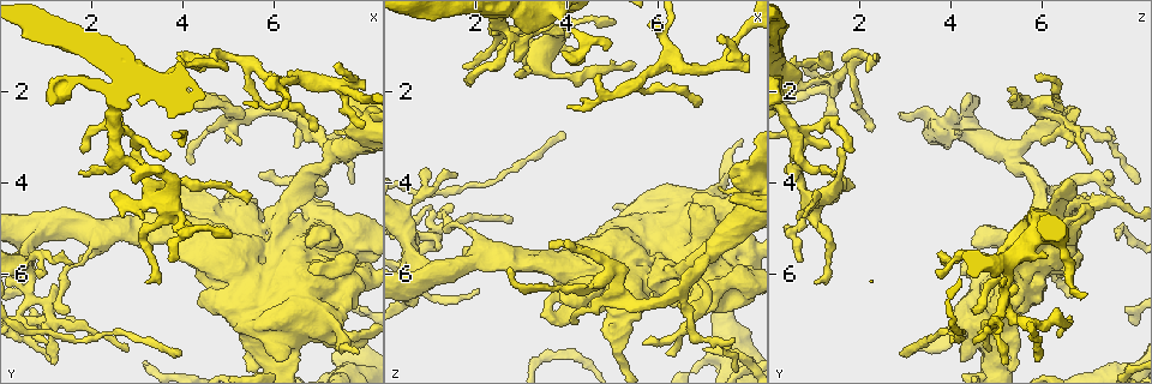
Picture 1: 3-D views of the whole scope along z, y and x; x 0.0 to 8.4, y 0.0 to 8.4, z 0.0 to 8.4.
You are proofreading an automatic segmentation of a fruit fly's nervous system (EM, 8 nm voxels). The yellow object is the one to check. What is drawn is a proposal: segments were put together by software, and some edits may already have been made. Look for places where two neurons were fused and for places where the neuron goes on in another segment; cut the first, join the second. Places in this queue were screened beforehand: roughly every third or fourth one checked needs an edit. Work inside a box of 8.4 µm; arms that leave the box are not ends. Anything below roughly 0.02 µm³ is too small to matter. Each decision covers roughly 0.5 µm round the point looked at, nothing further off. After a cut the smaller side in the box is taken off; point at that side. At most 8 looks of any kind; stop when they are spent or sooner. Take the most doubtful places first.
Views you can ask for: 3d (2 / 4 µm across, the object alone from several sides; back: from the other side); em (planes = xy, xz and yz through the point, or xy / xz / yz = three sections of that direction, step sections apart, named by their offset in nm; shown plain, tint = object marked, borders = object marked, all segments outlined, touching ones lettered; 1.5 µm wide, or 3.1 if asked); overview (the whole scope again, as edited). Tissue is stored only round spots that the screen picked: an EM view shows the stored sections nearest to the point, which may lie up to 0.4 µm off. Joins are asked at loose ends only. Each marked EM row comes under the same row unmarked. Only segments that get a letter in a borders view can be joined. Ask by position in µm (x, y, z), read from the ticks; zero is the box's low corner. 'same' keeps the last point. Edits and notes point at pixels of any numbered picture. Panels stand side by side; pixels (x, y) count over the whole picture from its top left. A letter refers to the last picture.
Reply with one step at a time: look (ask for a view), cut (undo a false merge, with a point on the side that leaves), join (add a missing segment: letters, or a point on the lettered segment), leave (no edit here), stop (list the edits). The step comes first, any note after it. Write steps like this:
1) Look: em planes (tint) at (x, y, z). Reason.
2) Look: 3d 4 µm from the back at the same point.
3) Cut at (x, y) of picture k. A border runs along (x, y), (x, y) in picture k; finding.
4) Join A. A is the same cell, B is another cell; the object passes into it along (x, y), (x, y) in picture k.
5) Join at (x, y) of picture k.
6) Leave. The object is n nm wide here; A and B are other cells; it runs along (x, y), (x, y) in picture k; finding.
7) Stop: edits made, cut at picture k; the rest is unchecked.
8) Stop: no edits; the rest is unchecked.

Look: 3d 4 µm from the back at (4.00, 1.25, 2.35). An open end.

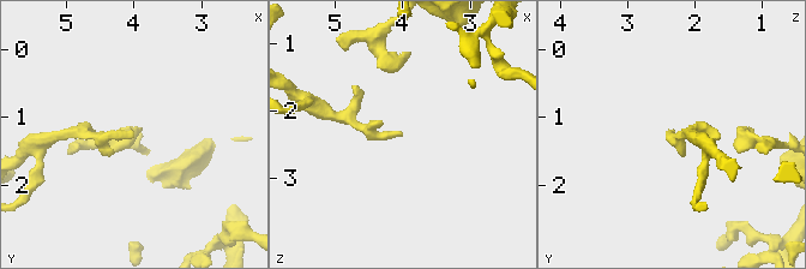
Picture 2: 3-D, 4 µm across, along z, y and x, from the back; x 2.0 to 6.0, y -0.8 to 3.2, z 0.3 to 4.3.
Look: em planes (borders) at (4.00, 1.25, 2.35). Now the EM.

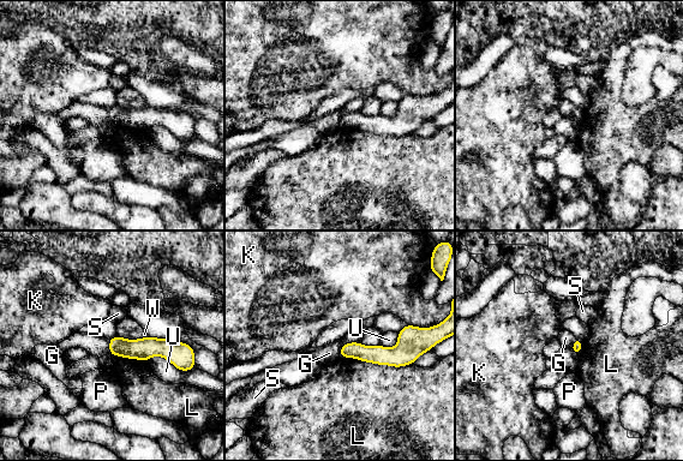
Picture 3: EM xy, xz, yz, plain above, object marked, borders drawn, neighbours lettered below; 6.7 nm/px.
Leave. G, K, L, P, S, U and W are other cells; none of them fits.

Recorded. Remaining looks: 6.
Look: em planes (borders) at (7.20, 3.40, 5.40).

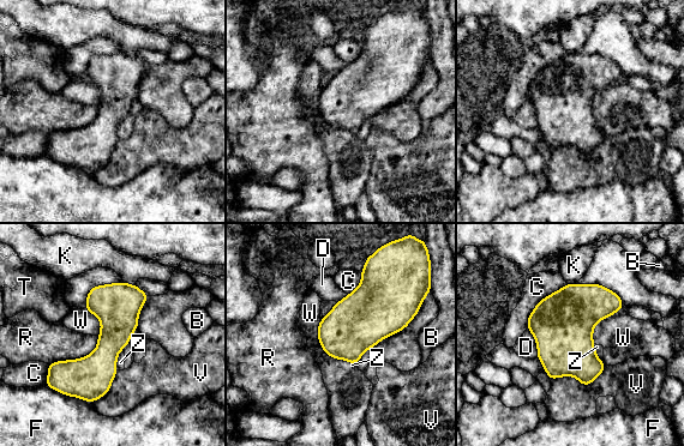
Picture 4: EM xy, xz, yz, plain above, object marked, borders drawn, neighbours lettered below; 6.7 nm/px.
Leave. B, C, D, F, K, R, T, V, W and Z are other cells; one neuron here.

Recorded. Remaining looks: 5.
Look: 3d 2 µm from the back at (6.85, 2.85, 2.30). Free end.

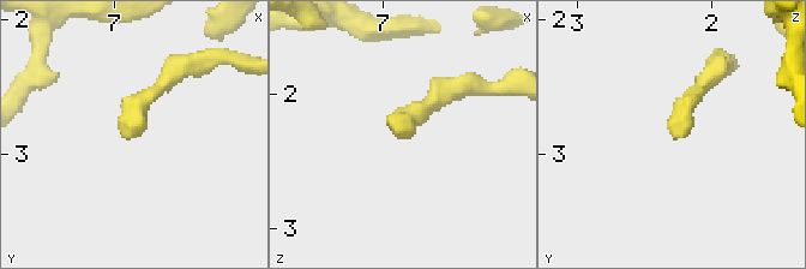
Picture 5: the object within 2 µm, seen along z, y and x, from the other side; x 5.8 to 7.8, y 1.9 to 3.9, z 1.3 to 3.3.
Look: em xy step 8 (tint) at (6.90, 2.84, 2.26). Need the tissue.

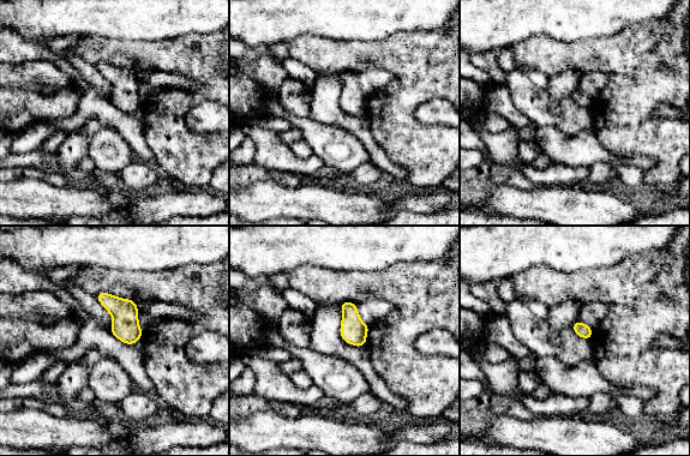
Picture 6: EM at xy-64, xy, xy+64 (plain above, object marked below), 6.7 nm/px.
Look: em planes (borders) at the same point. Another direction.

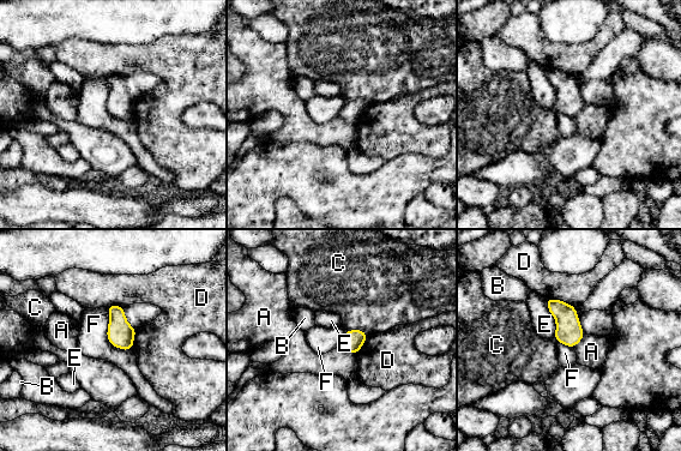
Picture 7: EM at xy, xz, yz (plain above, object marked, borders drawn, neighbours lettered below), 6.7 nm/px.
Leave. The longest contact is with F, 340 nm; A, B, C, D, E and F are other cells; a border runs along (547, 296), (574, 307) in picture 7; no lettered segment goes on from it.

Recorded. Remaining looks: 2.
Look: em xz step 8 (tint) at (1.65, 5.80, 4.90). Sudden change in width.

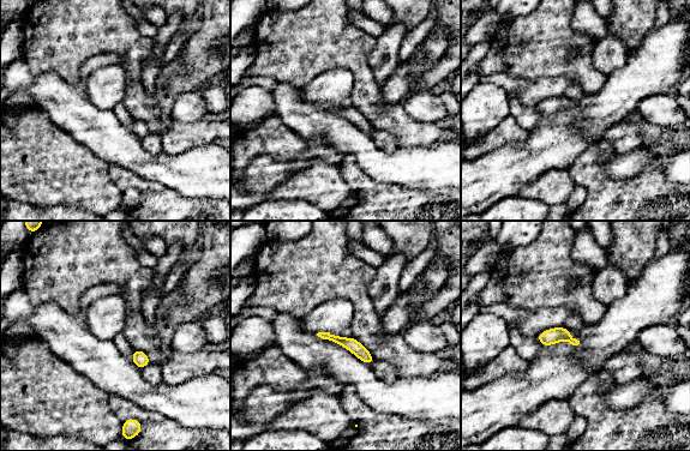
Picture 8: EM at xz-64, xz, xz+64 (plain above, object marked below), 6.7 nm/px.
Look: em planes (borders) at the same point. Another direction.

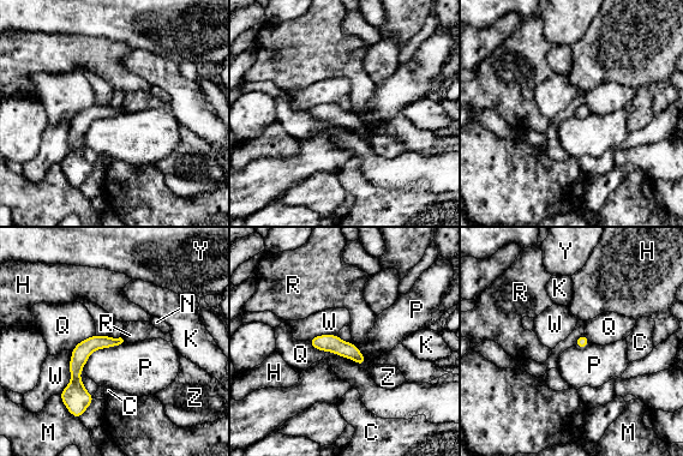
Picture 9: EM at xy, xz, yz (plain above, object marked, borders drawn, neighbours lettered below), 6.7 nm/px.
Leave. The longest contact is with P, 320 nm; C, H, K, M, N, P, Q, R, W, Y and Z are other cells; all the same neuron.

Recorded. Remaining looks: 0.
Stop: no edits; the rest is unchecked.

